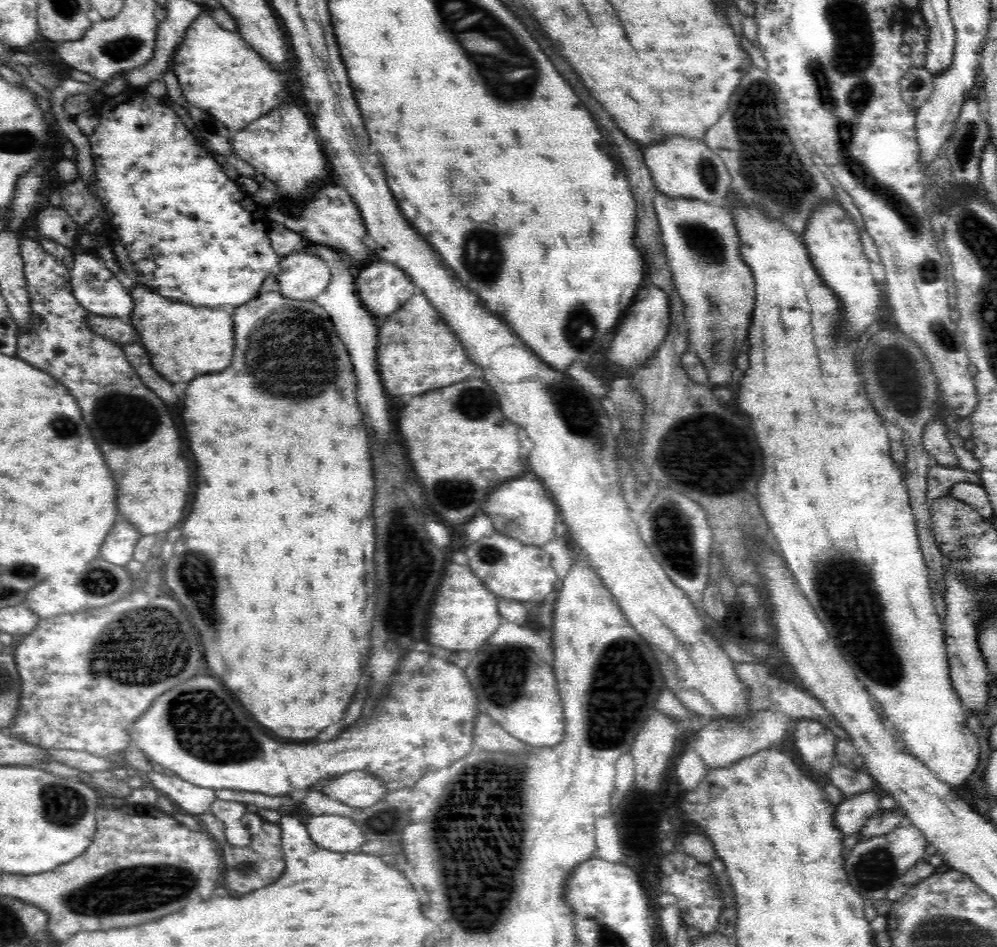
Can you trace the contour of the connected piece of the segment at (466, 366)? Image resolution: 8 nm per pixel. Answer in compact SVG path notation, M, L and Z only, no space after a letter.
M417 292L400 306L400 310L388 316L386 322L380 320L376 358L386 394L416 396L466 378L483 378L483 370L469 360L464 345L456 340L444 320L436 316L440 314L432 308L432 303Z

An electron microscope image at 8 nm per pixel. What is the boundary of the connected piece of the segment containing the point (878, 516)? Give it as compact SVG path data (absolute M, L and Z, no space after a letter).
M736 202L736 204L732 204L732 216L734 216L733 224L740 234L740 244L742 244L740 256L752 270L754 282L756 282L756 306L752 312L752 326L749 326L748 339L750 344L758 344L758 346L762 344L756 352L752 352L752 346L750 348L749 367L741 378L738 396L740 410L746 412L752 420L757 445L762 450L764 458L763 472L757 483L755 500L759 503L770 534L777 540L777 546L781 548L781 555L788 564L801 594L805 595L805 600L825 626L829 638L836 643L837 650L840 651L847 664L854 668L861 684L880 704L886 718L893 724L895 733L904 741L908 751L928 767L929 772L937 776L944 784L957 789L958 786L966 783L970 774L972 775L979 767L978 731L967 727L964 707L962 707L956 691L953 688L948 688L948 672L944 672L944 640L940 640L940 619L936 616L936 600L932 587L928 588L929 574L918 544L918 533L916 533L916 523L912 516L912 507L904 482L904 472L891 456L891 440L888 438L884 422L880 416L876 416L873 404L869 396L866 396L863 378L856 372L854 354L856 354L856 347L861 342L850 341L850 339L838 336L840 322L842 322L843 304L840 304L839 296L832 291L832 288L828 287L828 284L824 283L818 269L812 264L804 240L800 240L794 231L790 232L791 228L786 230L782 221L766 216L766 212L758 206L748 208L748 206L740 206Z

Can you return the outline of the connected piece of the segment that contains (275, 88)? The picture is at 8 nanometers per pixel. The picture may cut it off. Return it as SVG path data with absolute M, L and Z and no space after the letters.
M208 11L189 24L169 68L178 78L186 102L216 116L232 132L244 130L250 122L286 102L286 96L282 96L284 76L274 72L237 30L230 32L222 28Z

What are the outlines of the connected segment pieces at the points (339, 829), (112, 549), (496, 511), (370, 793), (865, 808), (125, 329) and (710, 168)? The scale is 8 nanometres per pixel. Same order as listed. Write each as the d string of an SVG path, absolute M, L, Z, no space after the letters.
M312 816L305 824L305 830L313 844L332 852L359 851L367 841L362 829L353 820L344 816Z
M119 519L106 535L106 540L100 548L100 555L106 562L124 566L134 556L134 550L138 539L142 536L131 524Z
M530 476L516 478L497 487L486 498L482 512L489 516L498 533L530 546L540 546L554 538L555 526L559 519L558 508L542 482Z
M365 771L344 773L333 781L320 783L318 788L325 795L354 808L372 806L389 793L383 782Z
M876 785L871 791L845 798L836 808L836 827L848 836L858 833L864 828L866 820L881 809L880 799L884 794L885 792Z
M90 314L87 316L87 327L117 345L140 343L139 336L128 323L128 319Z
M665 136L658 140L656 144L652 144L652 149L644 149L644 159L657 191L664 193L664 195L700 199L715 205L721 205L721 202L725 201L728 189L731 187L730 175L724 161L715 152L712 152L711 148L708 148L704 140L696 139L696 137Z

